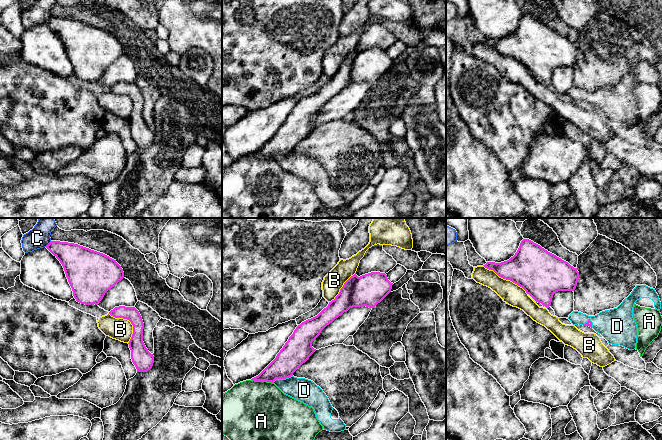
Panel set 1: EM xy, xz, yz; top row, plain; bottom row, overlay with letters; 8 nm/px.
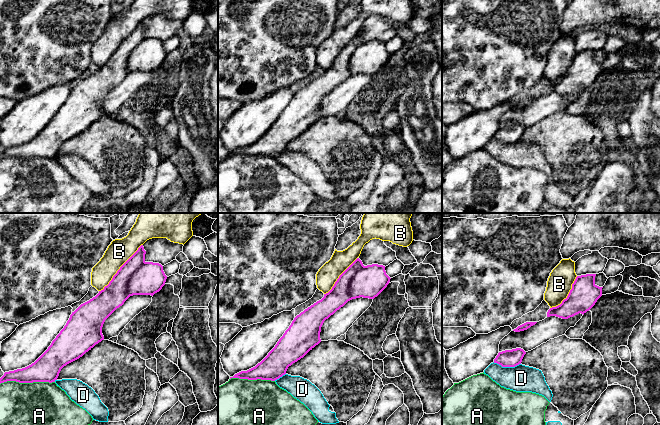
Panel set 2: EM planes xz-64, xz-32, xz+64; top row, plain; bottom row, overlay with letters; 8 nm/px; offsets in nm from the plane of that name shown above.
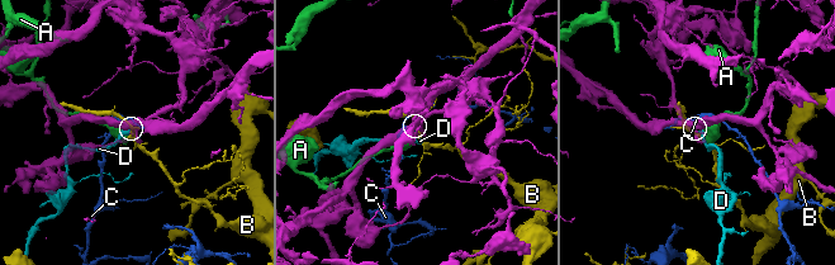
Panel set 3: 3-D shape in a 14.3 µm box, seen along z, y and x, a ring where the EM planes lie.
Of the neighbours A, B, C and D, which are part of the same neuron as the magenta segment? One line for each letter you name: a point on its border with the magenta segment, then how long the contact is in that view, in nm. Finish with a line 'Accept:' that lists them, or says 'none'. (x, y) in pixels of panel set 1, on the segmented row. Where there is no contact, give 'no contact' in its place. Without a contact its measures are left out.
D: xz (282, 378) | 180 nm
Accept: D

